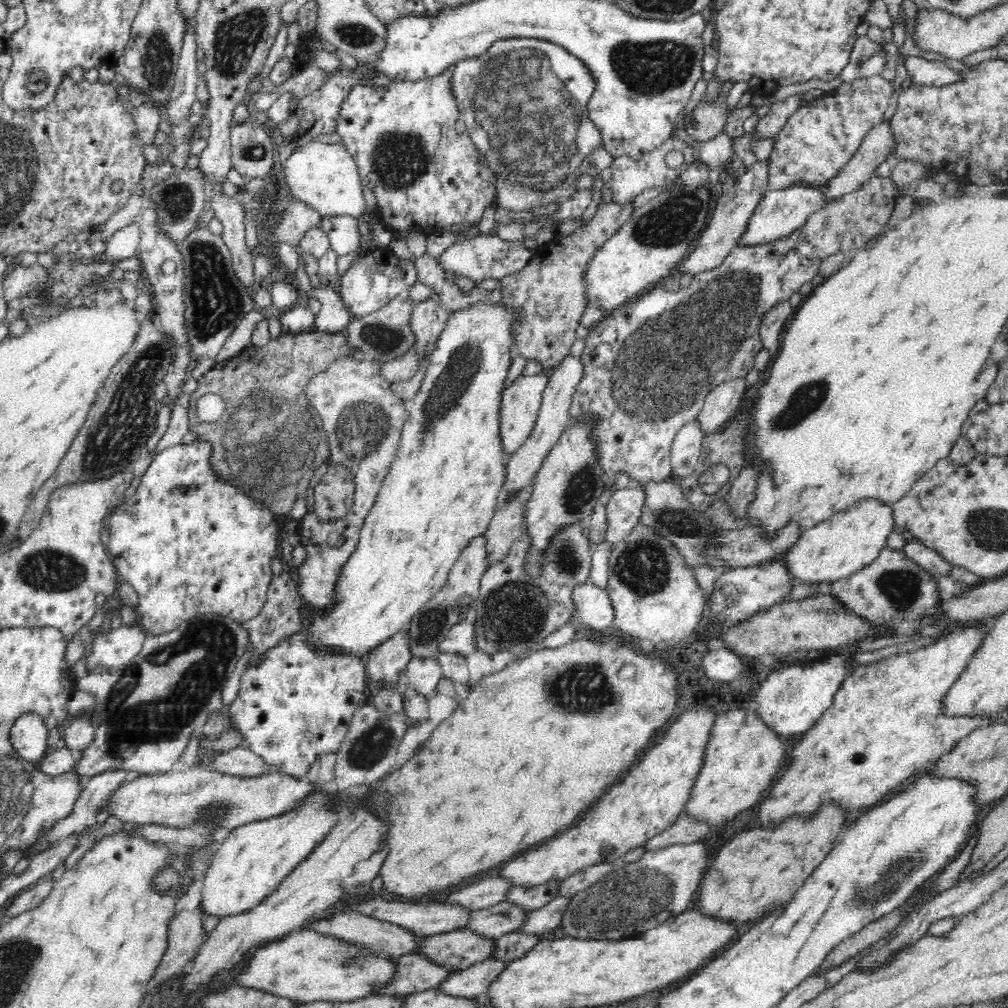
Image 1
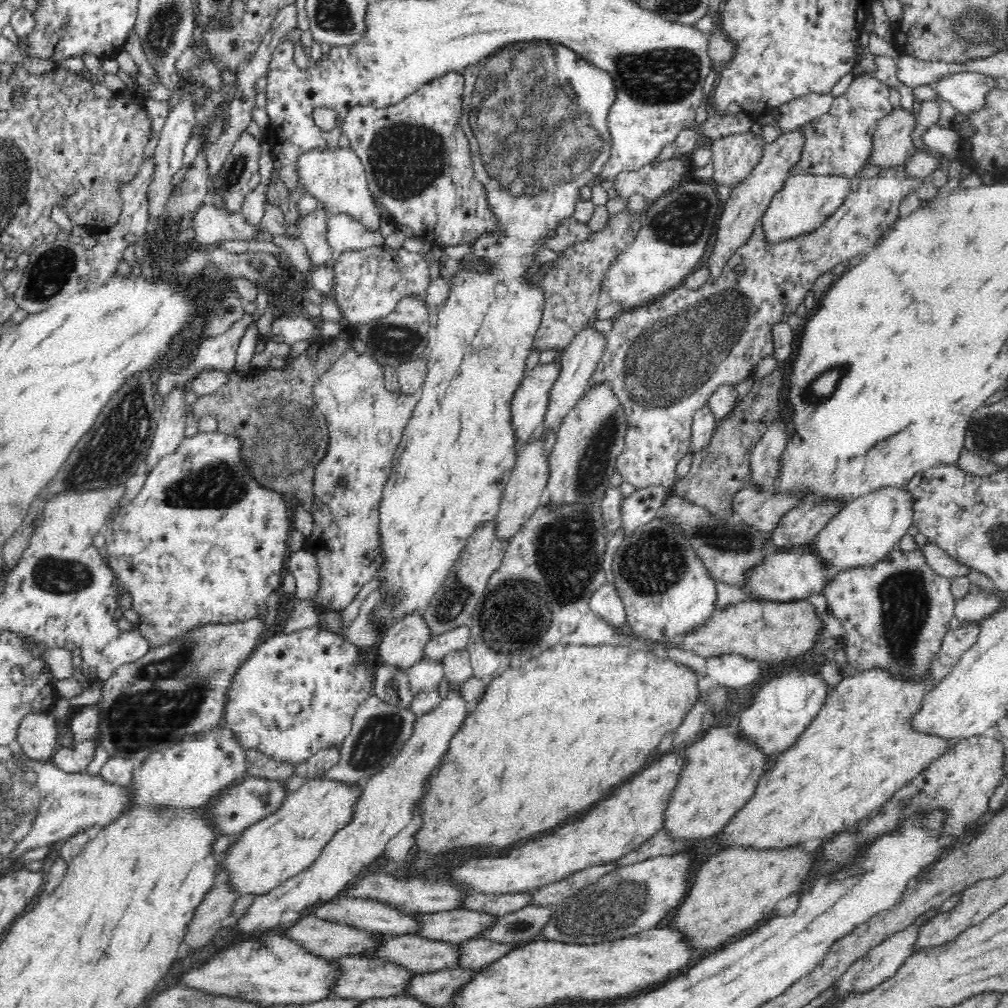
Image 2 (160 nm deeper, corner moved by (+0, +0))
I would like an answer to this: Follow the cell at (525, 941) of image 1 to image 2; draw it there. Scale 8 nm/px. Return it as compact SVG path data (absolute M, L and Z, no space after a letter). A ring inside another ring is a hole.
M482 937L462 942L460 943L461 967L473 967L475 970L480 970L507 956L518 946L517 943L500 943Z

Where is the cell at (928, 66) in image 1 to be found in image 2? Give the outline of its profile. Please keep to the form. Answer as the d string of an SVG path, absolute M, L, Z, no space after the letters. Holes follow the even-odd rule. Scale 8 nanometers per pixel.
M977 73L944 74L931 87L959 113L978 110L984 104L984 93L1002 85L997 78Z

